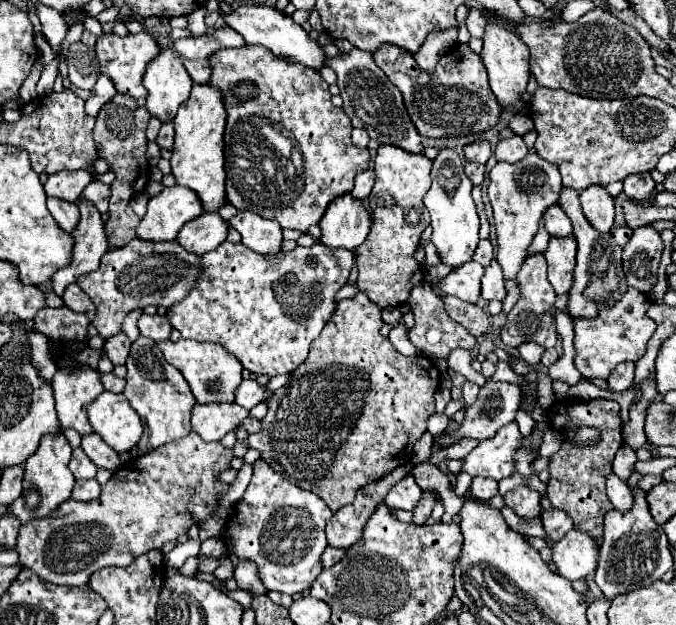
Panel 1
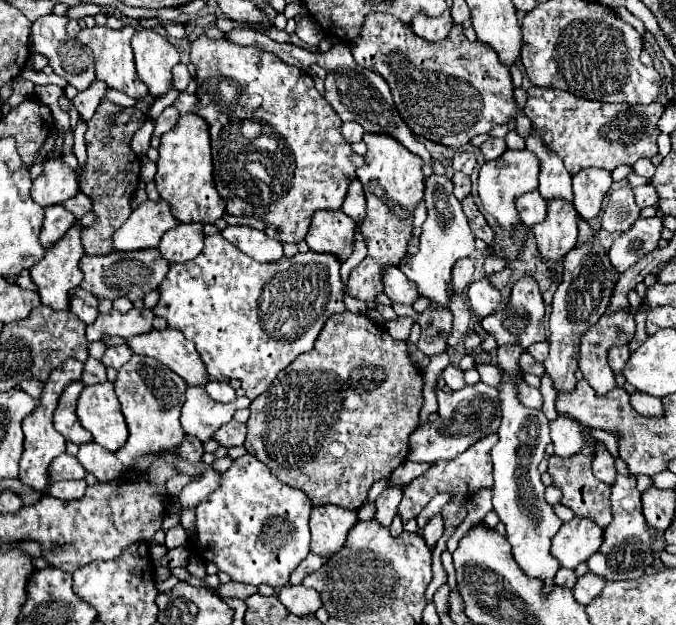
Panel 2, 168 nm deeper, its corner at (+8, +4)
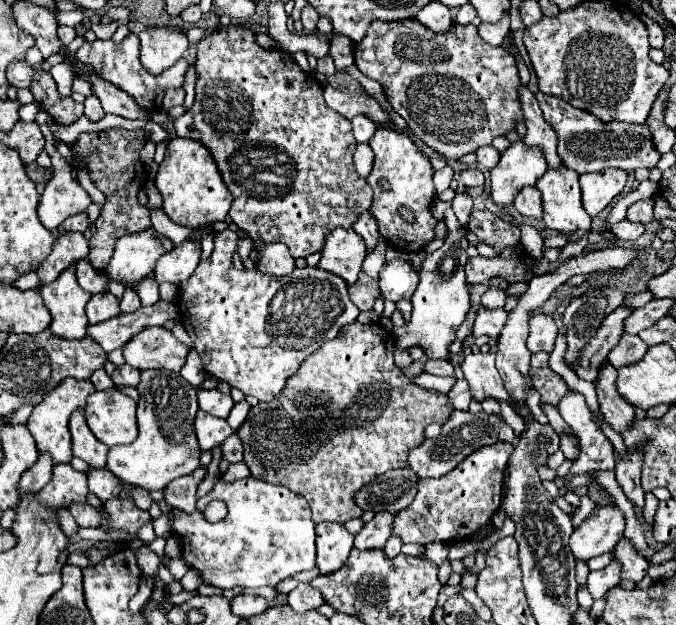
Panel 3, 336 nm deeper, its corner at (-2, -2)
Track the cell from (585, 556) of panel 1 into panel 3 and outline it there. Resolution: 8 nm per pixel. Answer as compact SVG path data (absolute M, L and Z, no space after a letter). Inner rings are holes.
M602 507L582 521L570 537L570 549L576 559L588 561L592 557L610 553L624 535L624 515L618 507Z

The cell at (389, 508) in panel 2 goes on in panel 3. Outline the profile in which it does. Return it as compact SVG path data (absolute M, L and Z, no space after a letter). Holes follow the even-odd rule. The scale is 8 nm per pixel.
M382 511L378 513L370 523L364 525L364 529L356 535L354 547L358 549L384 549L386 541L392 535L394 527L394 517L396 513L392 511Z

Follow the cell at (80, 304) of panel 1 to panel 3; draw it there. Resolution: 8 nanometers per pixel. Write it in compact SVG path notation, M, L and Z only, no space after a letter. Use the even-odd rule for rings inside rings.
M112 293L92 295L90 301L88 301L88 305L86 305L86 315L88 315L88 323L90 325L102 323L106 319L112 319L114 315L120 315L118 299Z

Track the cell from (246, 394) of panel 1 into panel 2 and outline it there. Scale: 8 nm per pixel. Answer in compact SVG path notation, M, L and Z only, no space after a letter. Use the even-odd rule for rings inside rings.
M210 381L210 383L206 383L206 393L214 399L214 401L218 401L218 403L230 403L232 399L236 399L236 391L230 387L230 385L226 385L226 383L218 383L218 381Z

